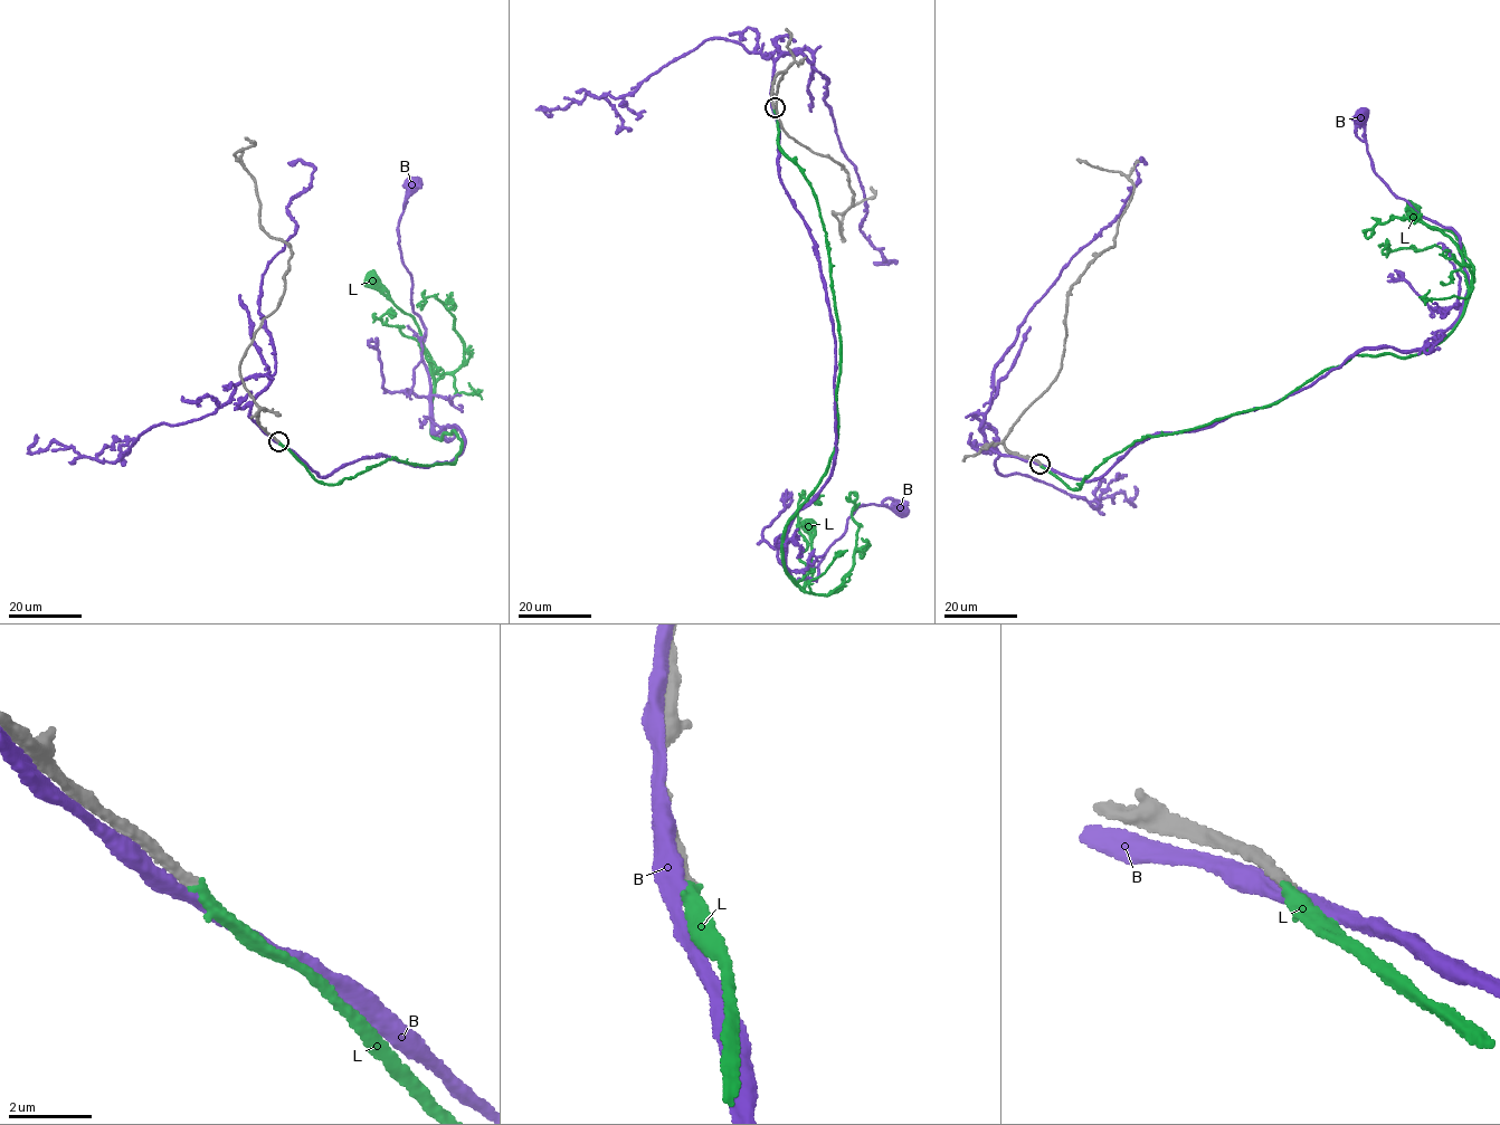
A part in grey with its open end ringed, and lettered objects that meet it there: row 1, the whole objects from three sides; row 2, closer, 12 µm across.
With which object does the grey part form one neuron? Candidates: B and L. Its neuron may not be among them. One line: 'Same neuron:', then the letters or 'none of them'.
Same neuron: L

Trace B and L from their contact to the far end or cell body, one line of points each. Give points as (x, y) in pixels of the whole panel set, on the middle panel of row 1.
B: (772, 105), (835, 360), (836, 456), (788, 528), (786, 569), (816, 580), (857, 507), (901, 508)
L: (775, 107), (778, 143), (817, 201), (841, 346), (835, 446), (782, 542), (803, 590), (808, 525)

